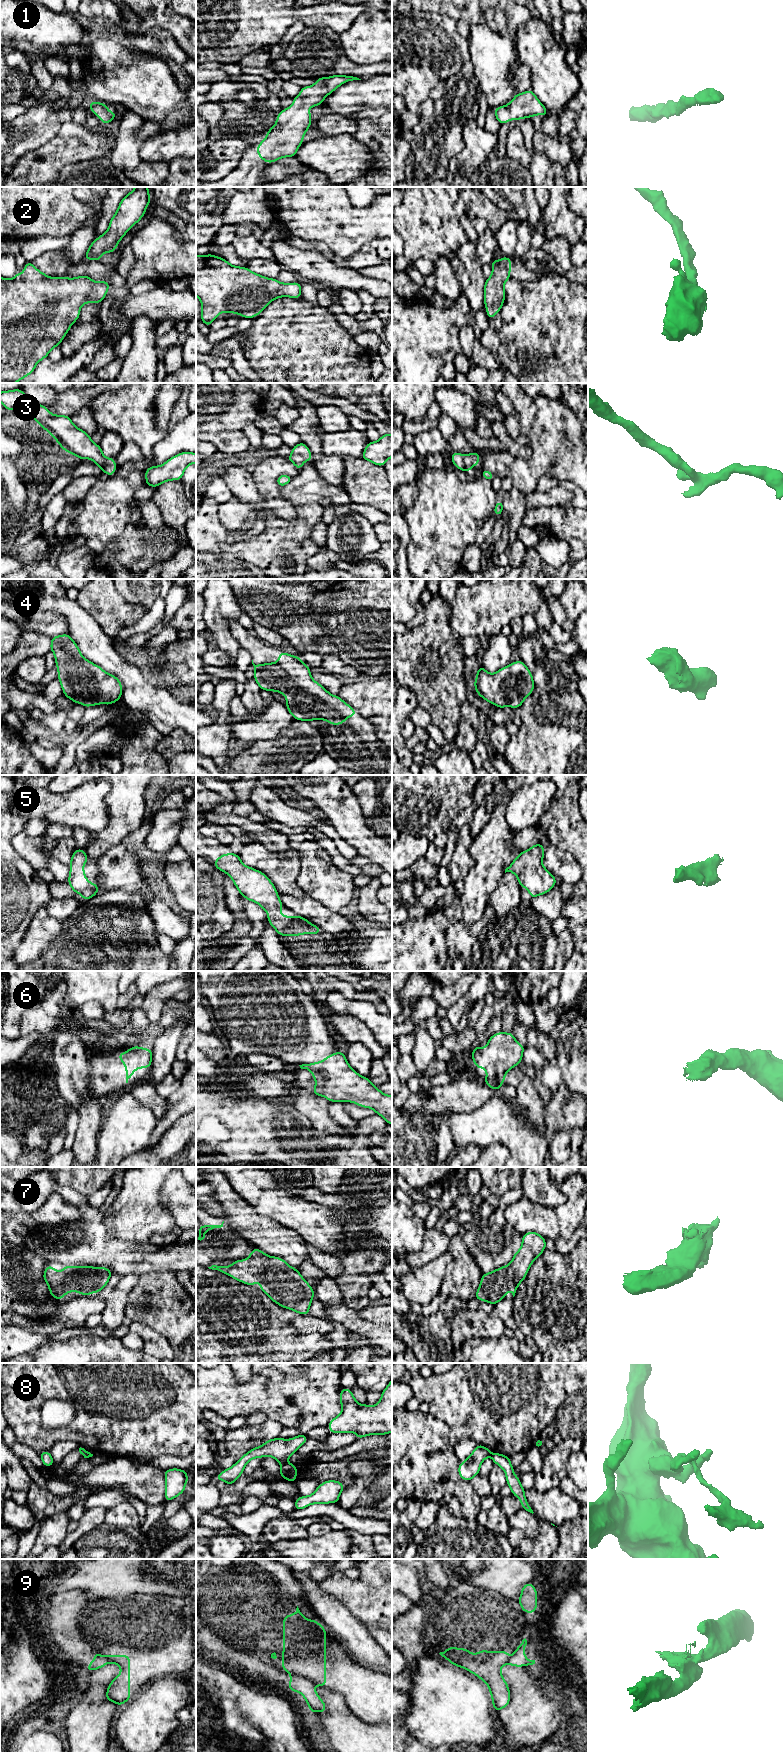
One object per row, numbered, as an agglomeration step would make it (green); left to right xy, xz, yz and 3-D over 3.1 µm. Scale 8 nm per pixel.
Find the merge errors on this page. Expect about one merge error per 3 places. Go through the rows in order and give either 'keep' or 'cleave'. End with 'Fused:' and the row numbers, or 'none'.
1: keep
2: keep
3: keep
4: keep
5: keep
6: keep
7: keep
8: cleave
9: cleave
Fused: 8, 9

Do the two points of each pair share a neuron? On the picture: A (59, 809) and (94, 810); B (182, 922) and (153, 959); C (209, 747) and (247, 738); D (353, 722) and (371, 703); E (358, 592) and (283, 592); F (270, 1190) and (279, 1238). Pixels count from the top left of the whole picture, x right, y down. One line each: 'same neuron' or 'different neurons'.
A: same neuron
B: different neurons
C: different neurons
D: different neurons
E: same neuron
F: different neurons

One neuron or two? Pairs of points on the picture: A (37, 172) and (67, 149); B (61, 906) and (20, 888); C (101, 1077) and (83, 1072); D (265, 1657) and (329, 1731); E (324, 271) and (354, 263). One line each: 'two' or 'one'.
A: one
B: two
C: two
D: two
E: two

